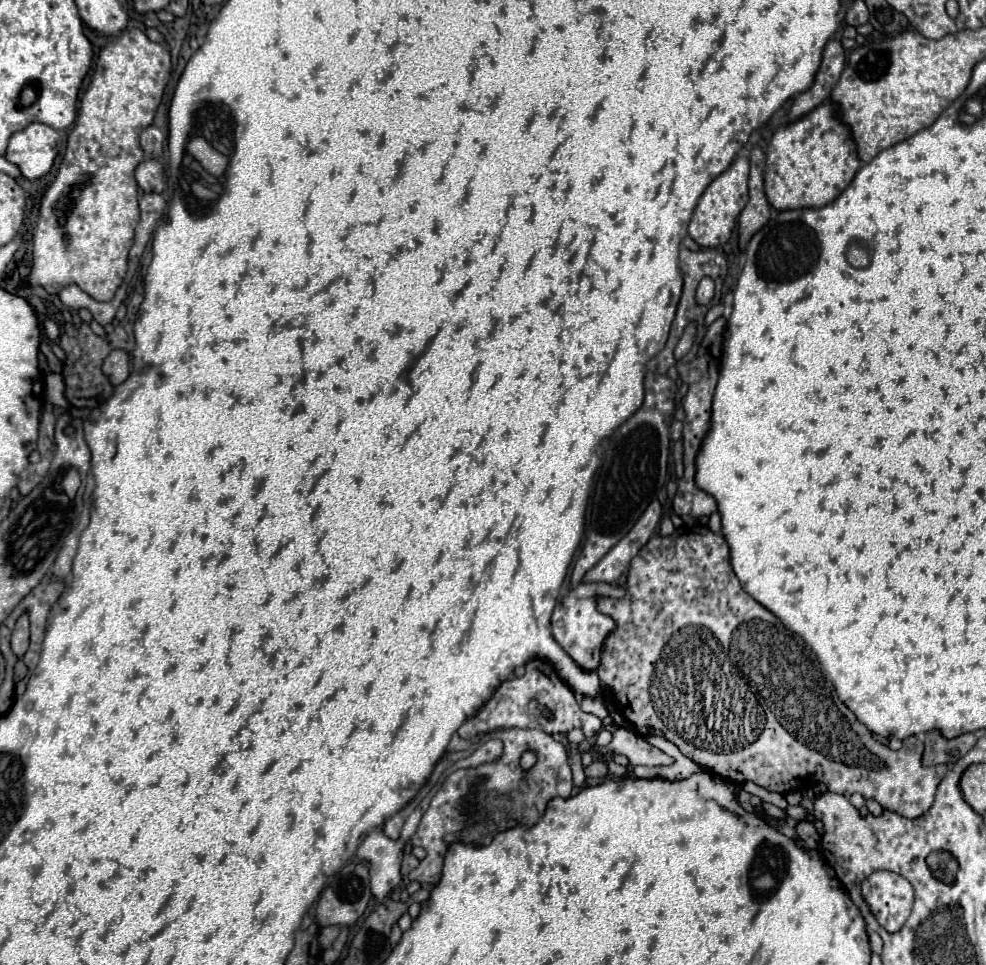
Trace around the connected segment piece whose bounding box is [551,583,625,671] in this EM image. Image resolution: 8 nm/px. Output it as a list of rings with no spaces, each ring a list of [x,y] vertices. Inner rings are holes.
[[[579,583],[571,593],[567,593],[561,603],[557,603],[551,615],[551,629],[555,641],[569,653],[569,657],[585,671],[595,671],[601,661],[601,645],[605,637],[615,628],[615,622],[607,615],[601,615],[595,607],[595,597],[623,597],[625,587],[611,583]],[[563,621],[563,623],[561,623]]]

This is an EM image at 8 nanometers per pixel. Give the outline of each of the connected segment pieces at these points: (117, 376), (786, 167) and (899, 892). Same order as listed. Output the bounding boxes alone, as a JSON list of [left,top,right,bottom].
[[103,349,129,385],[765,103,861,211],[863,871,913,933]]

